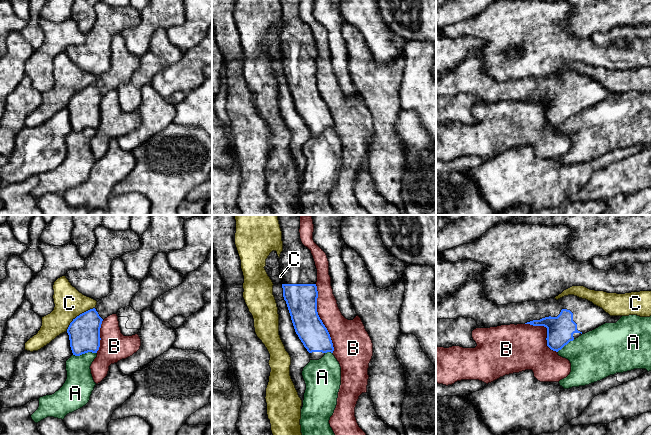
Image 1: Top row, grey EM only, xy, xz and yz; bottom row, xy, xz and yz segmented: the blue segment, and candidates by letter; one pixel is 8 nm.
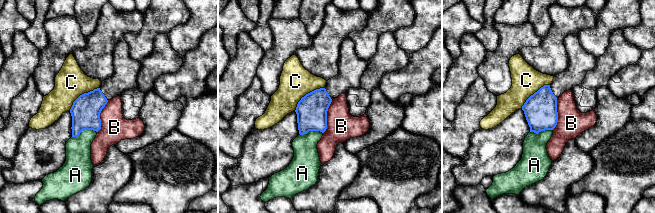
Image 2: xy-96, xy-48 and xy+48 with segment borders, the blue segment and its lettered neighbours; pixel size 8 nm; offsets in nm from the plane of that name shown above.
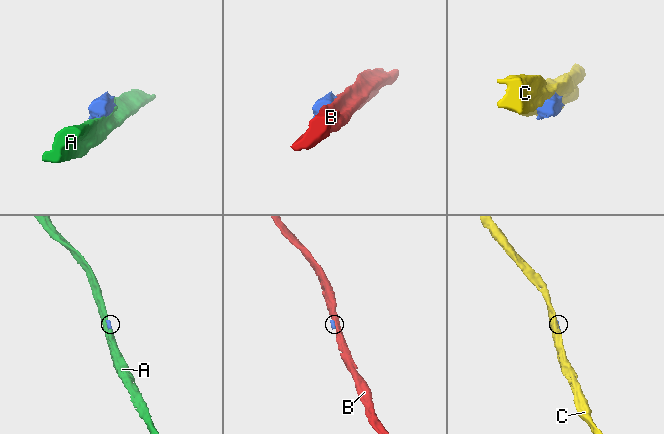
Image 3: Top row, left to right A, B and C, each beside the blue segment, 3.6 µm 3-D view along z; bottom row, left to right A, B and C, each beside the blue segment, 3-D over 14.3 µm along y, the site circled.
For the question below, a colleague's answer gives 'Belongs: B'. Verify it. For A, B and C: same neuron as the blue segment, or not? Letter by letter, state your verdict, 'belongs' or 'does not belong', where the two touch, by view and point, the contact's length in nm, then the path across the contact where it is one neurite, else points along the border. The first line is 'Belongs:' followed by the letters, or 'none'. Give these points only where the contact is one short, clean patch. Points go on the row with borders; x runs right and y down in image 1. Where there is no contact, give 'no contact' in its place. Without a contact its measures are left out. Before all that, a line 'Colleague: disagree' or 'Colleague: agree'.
Colleague: disagree
Belongs: none
A: does not belong; contact xy (84, 353); length 190 nm
B: does not belong; contact xz (319, 318); length 550 nm
C: does not belong; contact xy (79, 315); length 300 nm

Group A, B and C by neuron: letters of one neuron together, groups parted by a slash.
A / B / C

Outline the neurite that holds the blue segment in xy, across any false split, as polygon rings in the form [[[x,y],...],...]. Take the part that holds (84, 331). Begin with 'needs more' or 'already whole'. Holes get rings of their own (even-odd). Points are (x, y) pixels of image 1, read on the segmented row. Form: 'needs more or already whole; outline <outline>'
needs more; outline [[[114,259],[111,263],[110,293],[99,300],[95,308],[73,319],[67,329],[73,355],[97,353],[102,321],[112,314],[117,314],[119,309],[129,306],[139,289],[140,281],[127,273],[123,260]]]

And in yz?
needs more; outline [[[470,280],[436,304],[436,319],[472,318],[479,328],[530,324],[547,328],[547,346],[558,352],[570,341],[622,316],[610,316],[592,302],[574,295],[558,300],[497,305],[485,297],[483,283]]]

